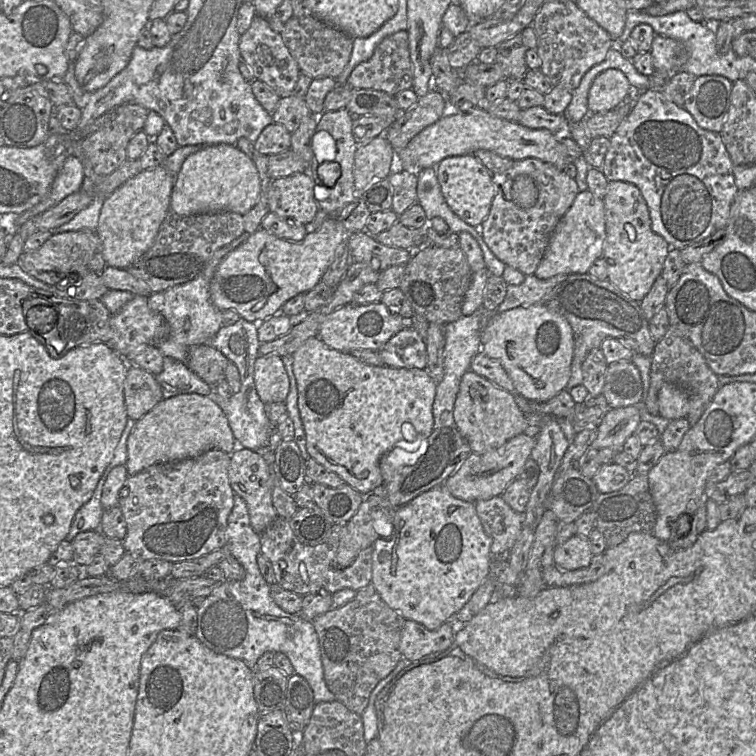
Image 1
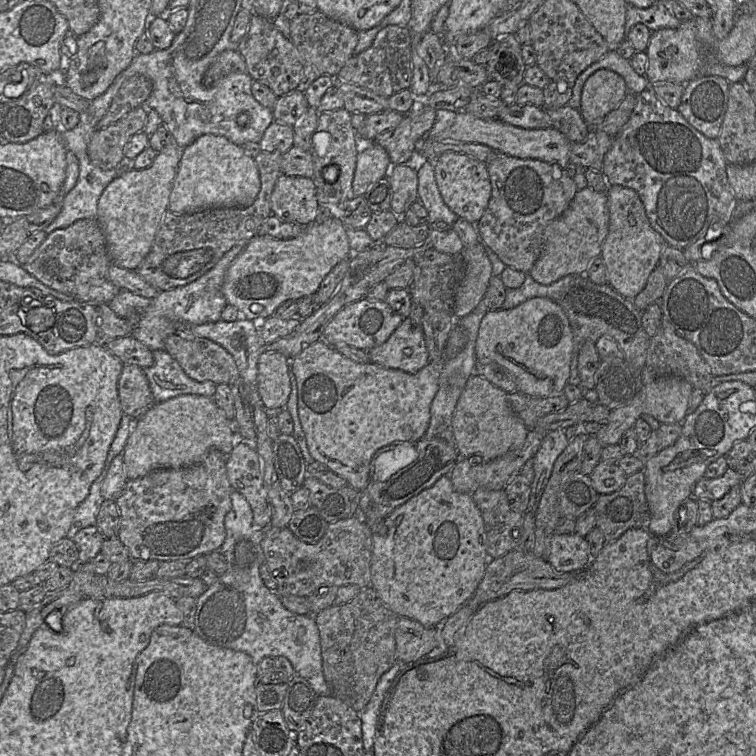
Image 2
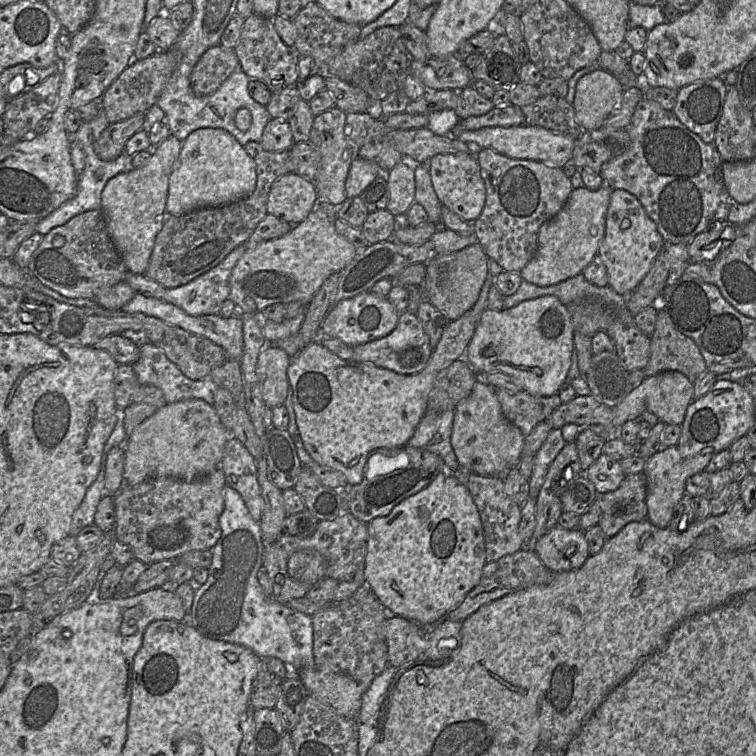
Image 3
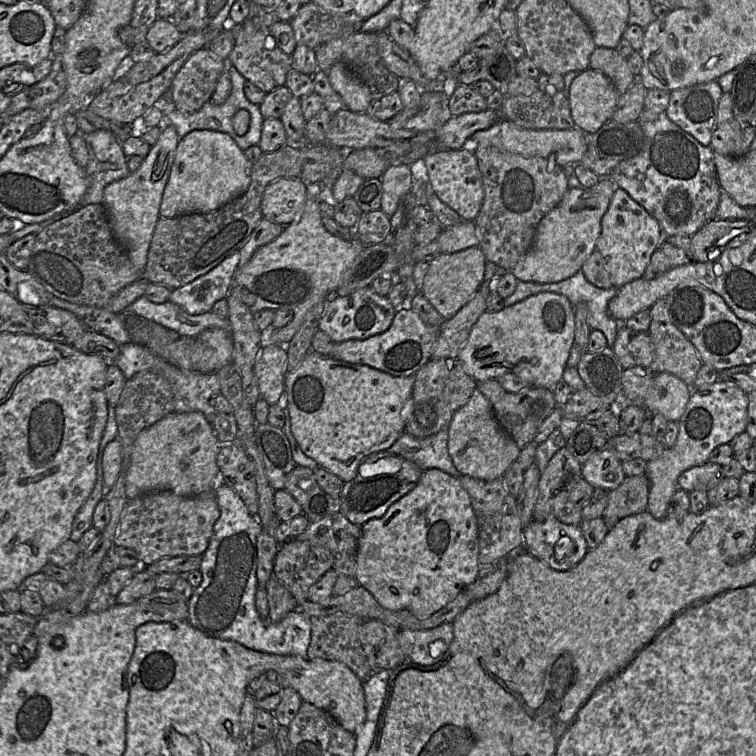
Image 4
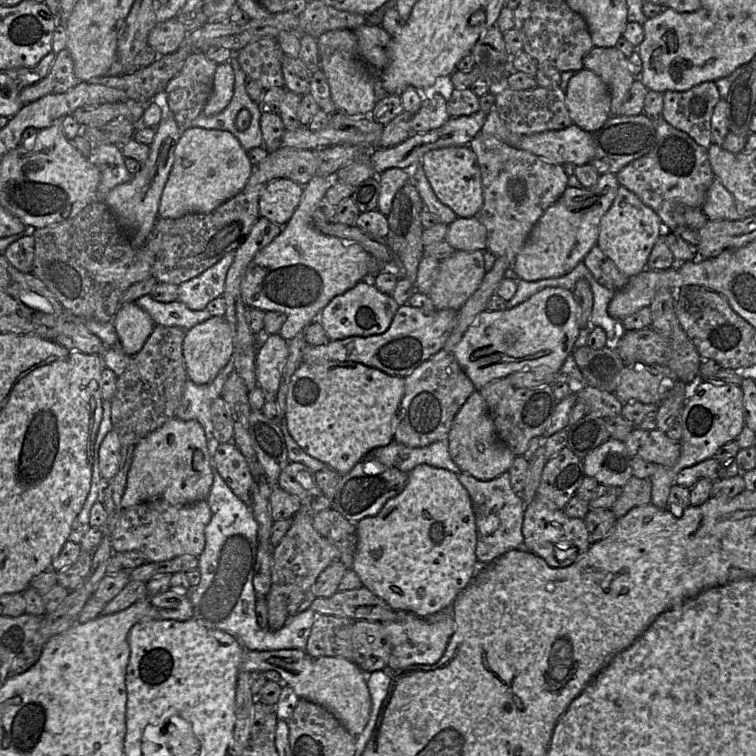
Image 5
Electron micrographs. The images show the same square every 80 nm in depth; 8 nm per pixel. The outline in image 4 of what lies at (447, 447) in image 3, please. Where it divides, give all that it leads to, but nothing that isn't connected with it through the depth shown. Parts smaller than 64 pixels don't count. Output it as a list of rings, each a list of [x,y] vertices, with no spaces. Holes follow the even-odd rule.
[[[448,428],[426,438],[403,433],[390,447],[389,452],[415,463],[420,469],[440,469],[457,479],[462,475],[448,453]]]

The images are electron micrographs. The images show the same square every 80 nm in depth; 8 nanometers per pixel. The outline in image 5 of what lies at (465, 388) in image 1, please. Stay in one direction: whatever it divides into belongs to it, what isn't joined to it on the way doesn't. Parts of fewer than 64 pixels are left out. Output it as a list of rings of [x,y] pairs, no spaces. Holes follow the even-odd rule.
[[[475,390],[455,415],[448,433],[448,451],[462,473],[490,481],[507,472],[516,456],[497,437],[494,424],[480,391]]]

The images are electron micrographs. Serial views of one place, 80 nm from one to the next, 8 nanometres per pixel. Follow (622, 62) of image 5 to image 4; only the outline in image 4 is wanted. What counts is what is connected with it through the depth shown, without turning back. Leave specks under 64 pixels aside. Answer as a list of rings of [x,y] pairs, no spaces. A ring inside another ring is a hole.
[[[596,47],[590,56],[589,68],[606,75],[620,95],[624,94],[636,80],[627,58],[615,48]]]

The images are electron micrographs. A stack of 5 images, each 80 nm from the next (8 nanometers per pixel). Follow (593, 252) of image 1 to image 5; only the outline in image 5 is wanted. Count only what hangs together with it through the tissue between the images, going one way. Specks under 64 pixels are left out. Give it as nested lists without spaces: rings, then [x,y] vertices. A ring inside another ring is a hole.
[[[606,173],[600,175],[597,184],[591,188],[567,187],[561,197],[538,219],[523,248],[516,255],[511,268],[517,277],[528,282],[559,278],[570,273],[579,263],[583,262],[591,248],[597,245],[601,218],[611,207],[619,186],[616,174]]]

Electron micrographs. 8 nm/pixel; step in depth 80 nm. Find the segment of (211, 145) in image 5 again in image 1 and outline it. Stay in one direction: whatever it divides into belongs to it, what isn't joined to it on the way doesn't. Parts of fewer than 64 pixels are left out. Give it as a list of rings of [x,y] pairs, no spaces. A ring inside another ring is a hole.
[[[232,144],[206,145],[183,162],[174,181],[170,210],[180,216],[217,212],[246,214],[258,202],[260,192],[260,177],[251,156]]]

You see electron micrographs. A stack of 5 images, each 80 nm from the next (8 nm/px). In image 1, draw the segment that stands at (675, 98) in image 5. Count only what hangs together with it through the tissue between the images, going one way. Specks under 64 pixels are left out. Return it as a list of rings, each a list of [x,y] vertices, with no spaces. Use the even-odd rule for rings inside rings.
[[[723,76],[696,77],[683,108],[704,130],[720,133],[730,105],[733,82]]]

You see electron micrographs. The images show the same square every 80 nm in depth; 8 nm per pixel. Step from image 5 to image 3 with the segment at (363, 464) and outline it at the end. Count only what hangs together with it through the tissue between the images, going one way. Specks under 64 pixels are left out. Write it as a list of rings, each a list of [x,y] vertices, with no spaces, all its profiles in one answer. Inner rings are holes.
[[[406,445],[397,450],[376,451],[367,460],[363,481],[347,487],[349,513],[364,523],[387,516],[401,501],[425,488],[441,471],[445,471],[442,459],[424,449]]]

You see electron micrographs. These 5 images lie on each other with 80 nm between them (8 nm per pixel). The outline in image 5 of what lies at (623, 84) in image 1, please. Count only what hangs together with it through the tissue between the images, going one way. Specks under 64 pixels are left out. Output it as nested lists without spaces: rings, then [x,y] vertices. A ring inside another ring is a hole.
[[[575,72],[565,92],[565,103],[573,124],[594,133],[611,115],[611,96],[607,85],[594,72]]]

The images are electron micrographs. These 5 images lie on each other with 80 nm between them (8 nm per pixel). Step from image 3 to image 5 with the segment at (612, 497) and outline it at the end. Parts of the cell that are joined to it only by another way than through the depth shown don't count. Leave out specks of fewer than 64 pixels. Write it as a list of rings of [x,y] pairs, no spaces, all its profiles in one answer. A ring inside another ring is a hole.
[[[632,476],[622,487],[622,493],[610,508],[617,519],[627,514],[631,509],[651,503],[652,484],[650,479],[640,479]]]

